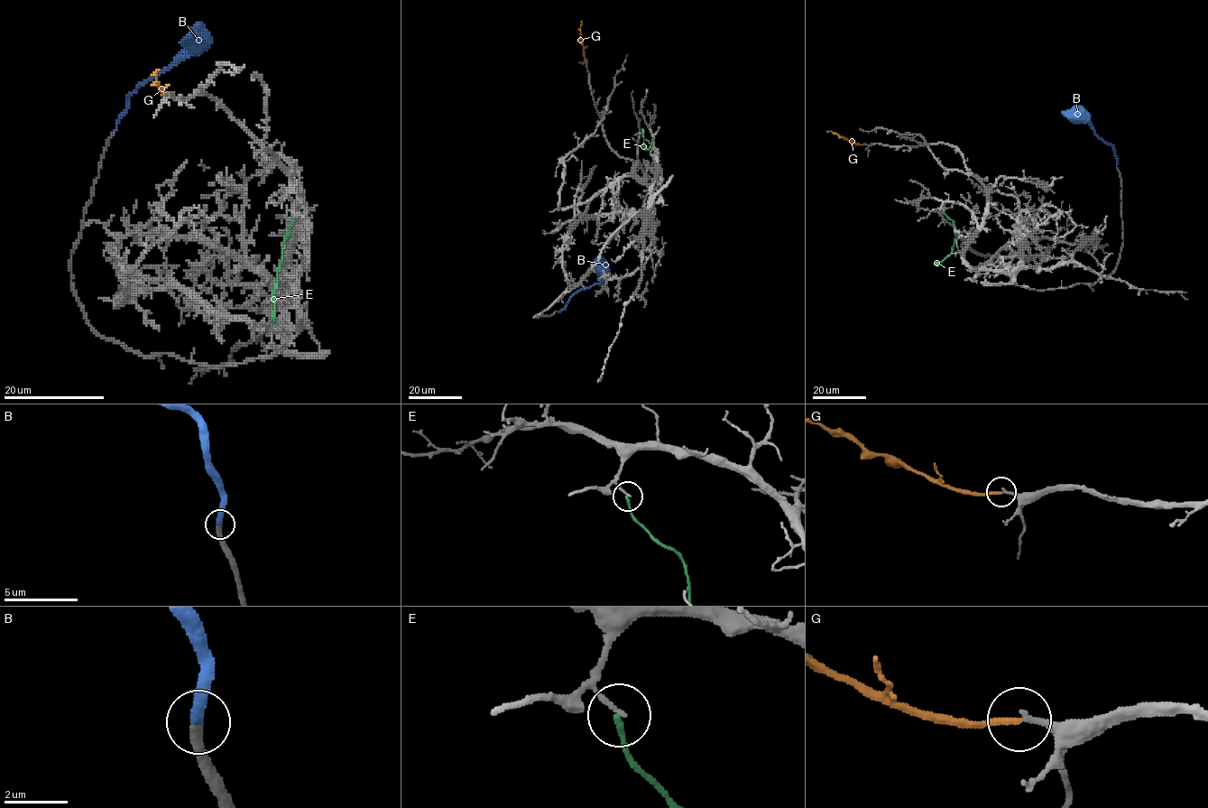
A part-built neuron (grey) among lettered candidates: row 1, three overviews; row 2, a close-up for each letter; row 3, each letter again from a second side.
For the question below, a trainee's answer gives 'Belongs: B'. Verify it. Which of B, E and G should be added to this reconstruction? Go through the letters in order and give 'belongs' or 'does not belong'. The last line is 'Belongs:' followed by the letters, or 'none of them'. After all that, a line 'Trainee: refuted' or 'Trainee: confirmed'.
B: belongs
E: does not belong
G: belongs
Belongs: B, G
Trainee: refuted

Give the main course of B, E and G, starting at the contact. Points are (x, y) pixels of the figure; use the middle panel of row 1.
B: (557, 311), (565, 308), (573, 294), (602, 281), (602, 261), (599, 255)
E: (654, 138), (645, 149), (641, 128)
G: (585, 59), (581, 39), (581, 21)

